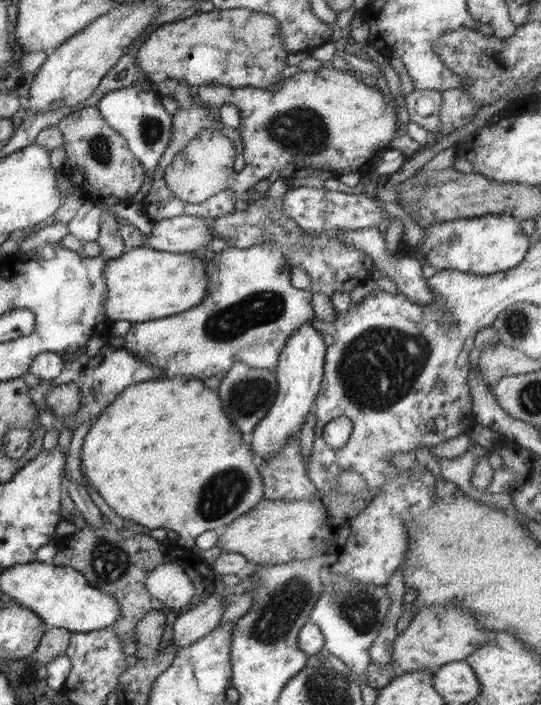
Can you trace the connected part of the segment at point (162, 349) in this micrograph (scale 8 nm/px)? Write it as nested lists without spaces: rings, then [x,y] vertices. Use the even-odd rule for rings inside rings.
[[[263,242],[247,249],[225,247],[211,261],[205,261],[209,283],[206,296],[199,305],[166,318],[131,323],[122,347],[160,369],[164,378],[189,376],[202,380],[210,377],[223,379],[236,363],[257,369],[275,368],[288,338],[315,316],[312,292],[295,288],[290,283],[291,269],[288,266],[281,248],[274,243]]]

